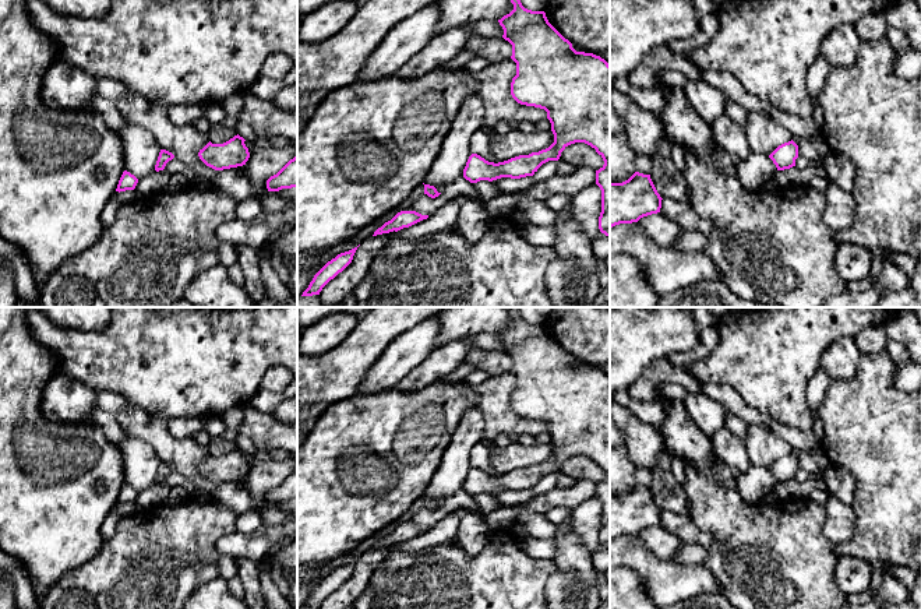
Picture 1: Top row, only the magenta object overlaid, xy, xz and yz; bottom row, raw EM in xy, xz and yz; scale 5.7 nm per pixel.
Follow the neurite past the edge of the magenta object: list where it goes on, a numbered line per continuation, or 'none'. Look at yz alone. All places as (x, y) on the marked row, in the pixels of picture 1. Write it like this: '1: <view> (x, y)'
none

